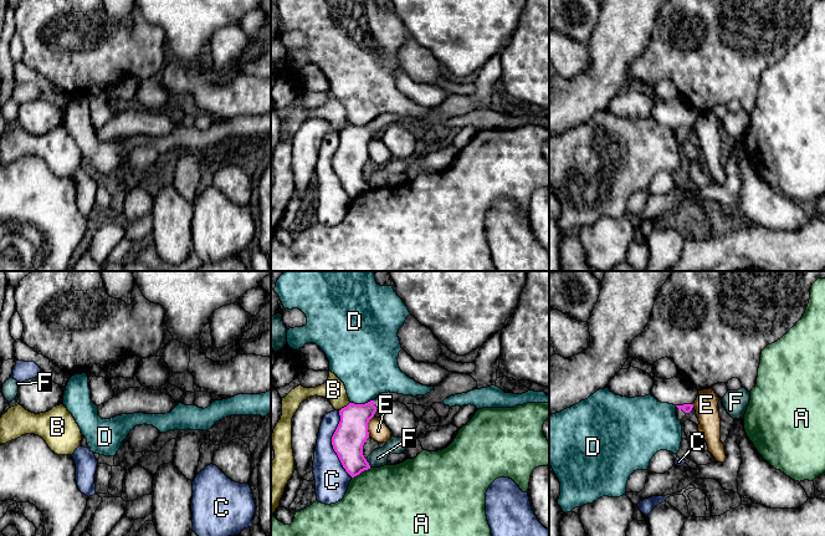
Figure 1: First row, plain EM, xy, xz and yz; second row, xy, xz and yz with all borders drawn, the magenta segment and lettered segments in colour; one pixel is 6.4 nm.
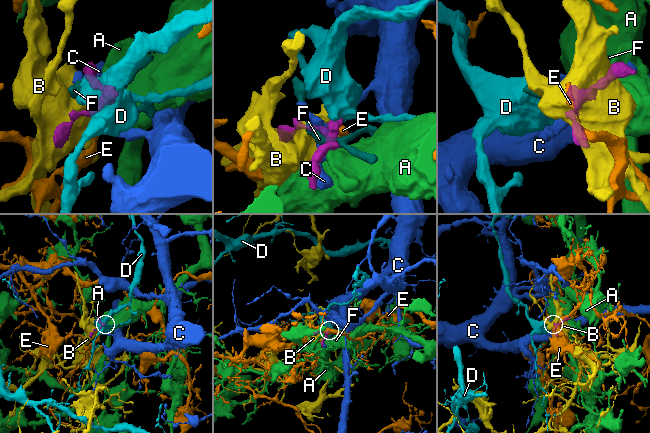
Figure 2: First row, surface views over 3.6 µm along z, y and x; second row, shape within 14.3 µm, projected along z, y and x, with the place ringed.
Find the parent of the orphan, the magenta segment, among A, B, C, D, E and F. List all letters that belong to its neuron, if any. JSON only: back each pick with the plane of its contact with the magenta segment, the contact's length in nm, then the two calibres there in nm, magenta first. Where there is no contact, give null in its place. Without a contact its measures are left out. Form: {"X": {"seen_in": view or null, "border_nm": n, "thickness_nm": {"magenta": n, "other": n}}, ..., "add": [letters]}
{"add": []}

